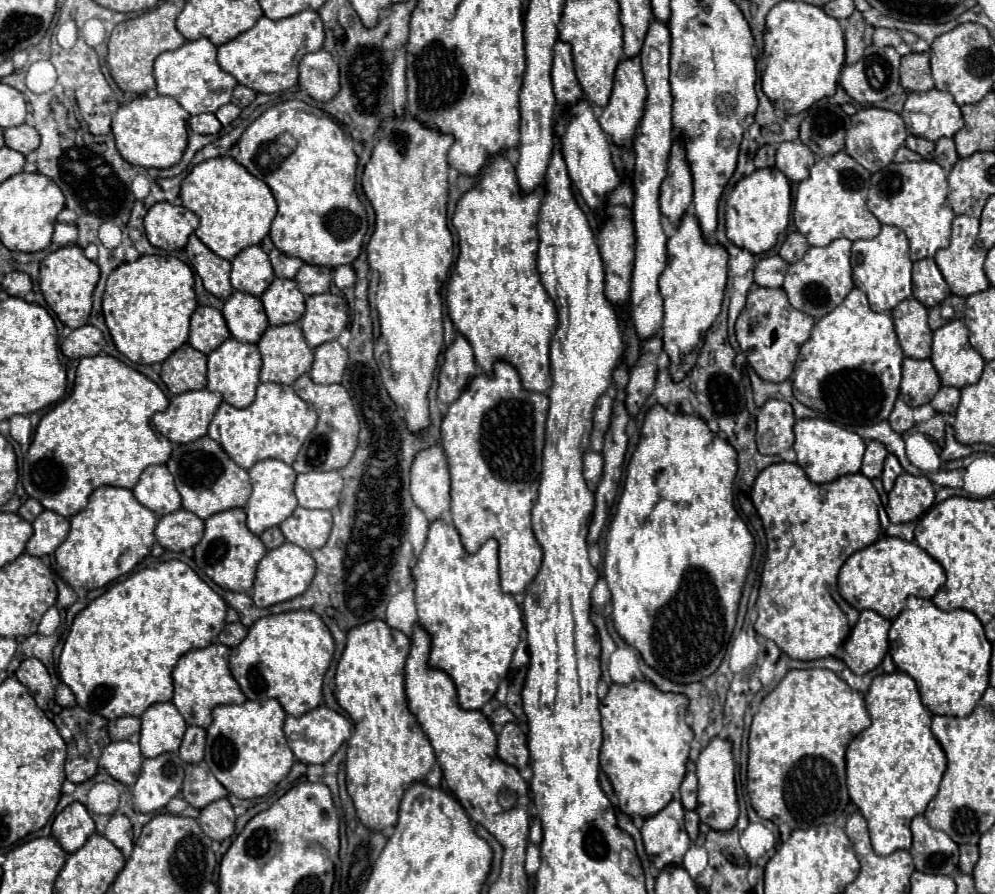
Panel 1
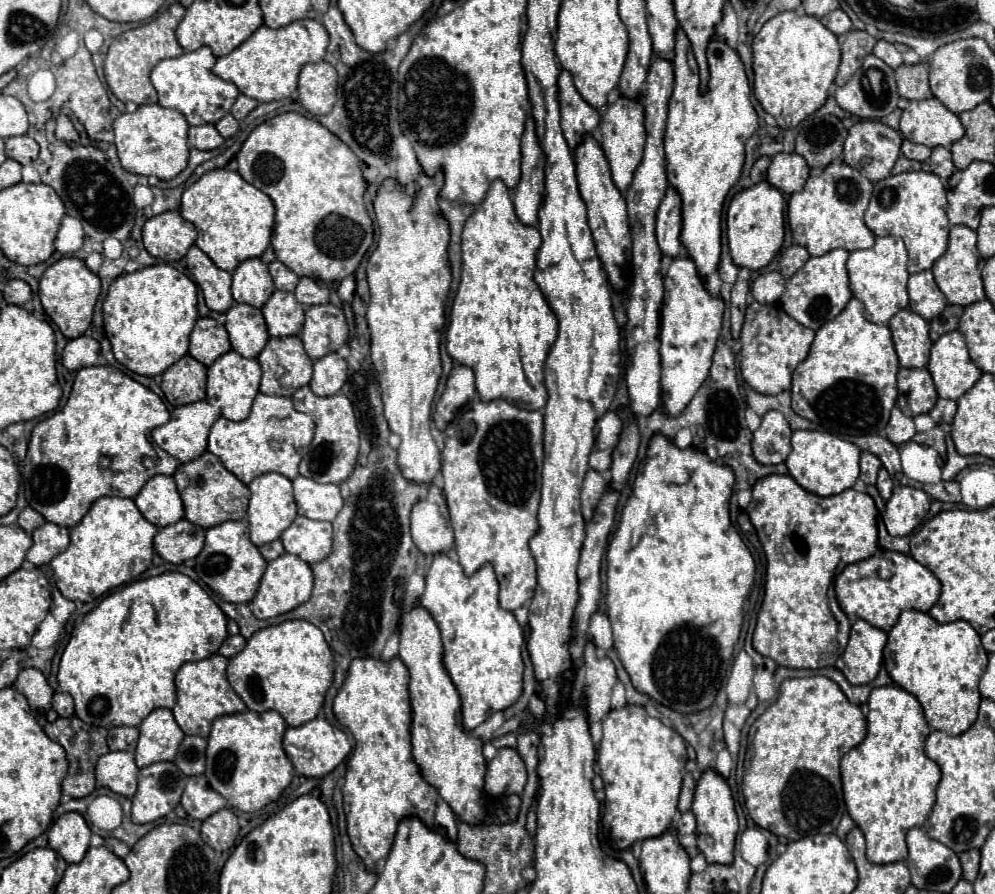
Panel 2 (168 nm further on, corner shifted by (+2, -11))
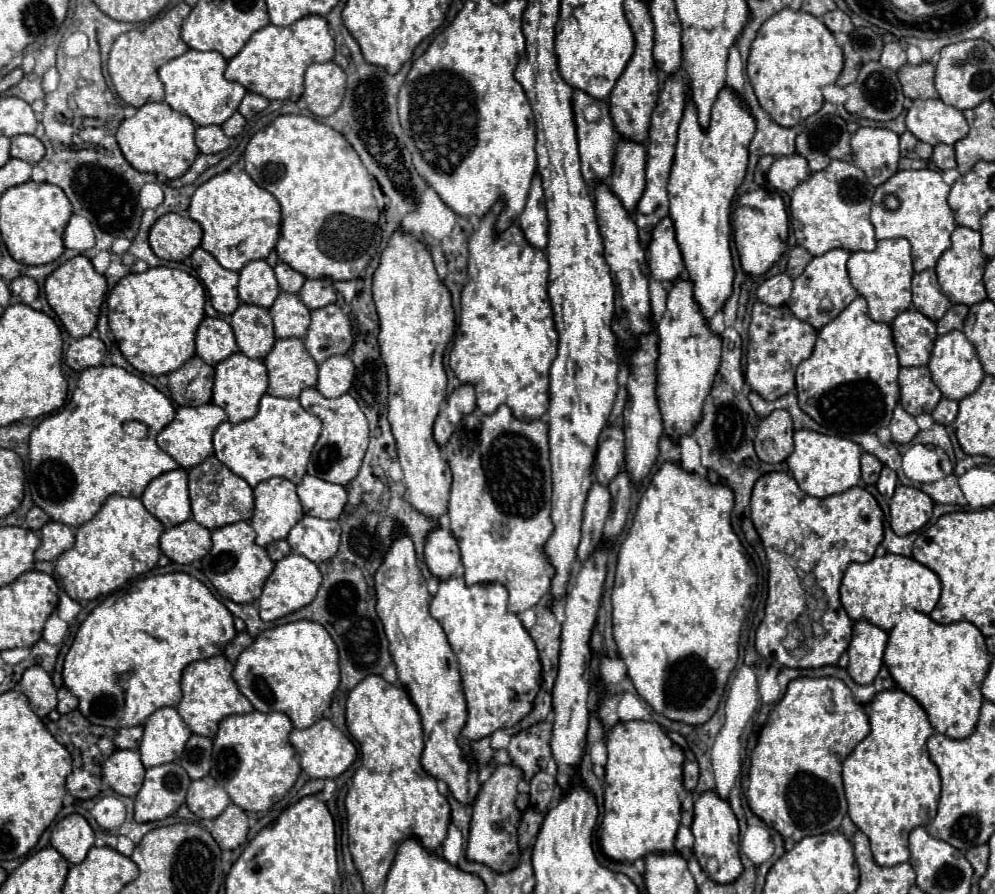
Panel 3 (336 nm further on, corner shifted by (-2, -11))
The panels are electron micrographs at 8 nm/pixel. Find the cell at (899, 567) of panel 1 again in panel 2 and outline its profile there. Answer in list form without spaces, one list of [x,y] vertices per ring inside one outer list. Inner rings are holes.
[[[877,551],[873,557],[847,565],[835,579],[835,593],[839,607],[851,623],[863,619],[877,629],[889,631],[899,619],[901,609],[917,609],[927,613],[939,599],[939,579],[913,557],[895,551]]]

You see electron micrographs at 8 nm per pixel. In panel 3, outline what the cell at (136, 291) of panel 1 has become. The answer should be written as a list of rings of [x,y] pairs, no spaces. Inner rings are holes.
[[[151,267],[145,273],[129,273],[125,275],[107,299],[109,307],[109,327],[117,339],[117,345],[123,357],[145,375],[167,375],[179,369],[187,359],[195,355],[195,333],[205,317],[205,289],[203,285],[181,269],[171,267]]]

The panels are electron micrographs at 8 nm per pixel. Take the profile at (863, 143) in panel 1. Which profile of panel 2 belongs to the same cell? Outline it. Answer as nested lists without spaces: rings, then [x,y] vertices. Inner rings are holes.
[[[859,121],[849,129],[849,137],[845,139],[845,151],[843,151],[845,163],[851,165],[853,169],[859,169],[859,173],[863,173],[863,177],[867,177],[869,181],[875,183],[889,177],[899,155],[901,155],[899,131],[879,121]]]

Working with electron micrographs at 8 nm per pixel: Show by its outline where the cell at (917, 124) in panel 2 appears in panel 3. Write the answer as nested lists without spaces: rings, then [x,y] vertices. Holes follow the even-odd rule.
[[[915,99],[907,111],[907,131],[929,145],[955,145],[969,133],[963,113],[941,99]]]

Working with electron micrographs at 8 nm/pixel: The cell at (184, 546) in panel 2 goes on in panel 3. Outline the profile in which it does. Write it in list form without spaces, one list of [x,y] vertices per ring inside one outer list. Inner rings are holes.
[[[189,519],[171,529],[165,529],[161,539],[161,551],[175,563],[191,563],[205,557],[211,549],[211,531]]]

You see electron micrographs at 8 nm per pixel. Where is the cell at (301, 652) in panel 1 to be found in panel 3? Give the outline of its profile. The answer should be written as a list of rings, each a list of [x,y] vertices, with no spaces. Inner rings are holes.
[[[295,621],[259,633],[239,655],[233,679],[257,711],[285,713],[297,729],[307,729],[329,709],[339,685],[339,655],[331,635],[315,621]]]

